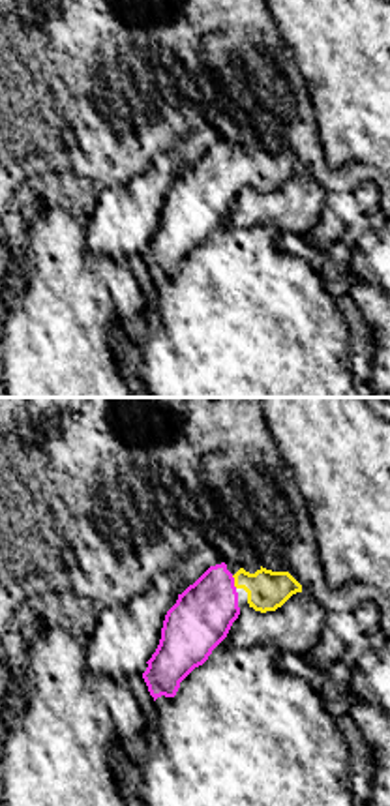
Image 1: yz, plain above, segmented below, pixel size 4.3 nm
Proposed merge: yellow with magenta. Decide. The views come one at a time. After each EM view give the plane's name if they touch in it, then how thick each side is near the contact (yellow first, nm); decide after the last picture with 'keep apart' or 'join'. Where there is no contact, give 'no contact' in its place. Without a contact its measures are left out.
yz | 170/260 nm

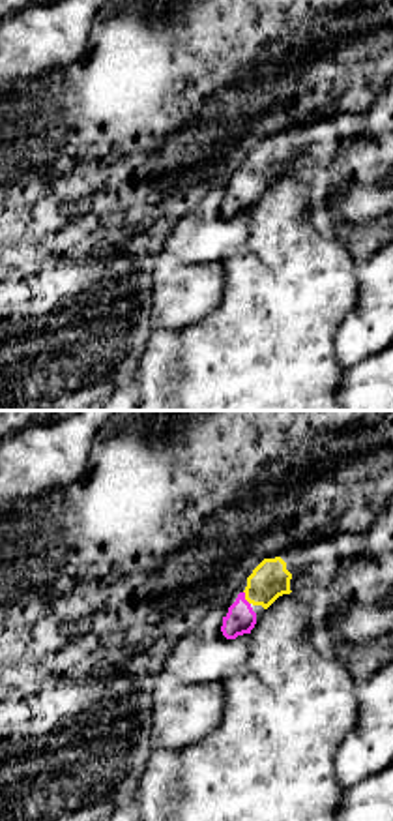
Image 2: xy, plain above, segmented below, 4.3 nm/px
xy | 160/130 nm

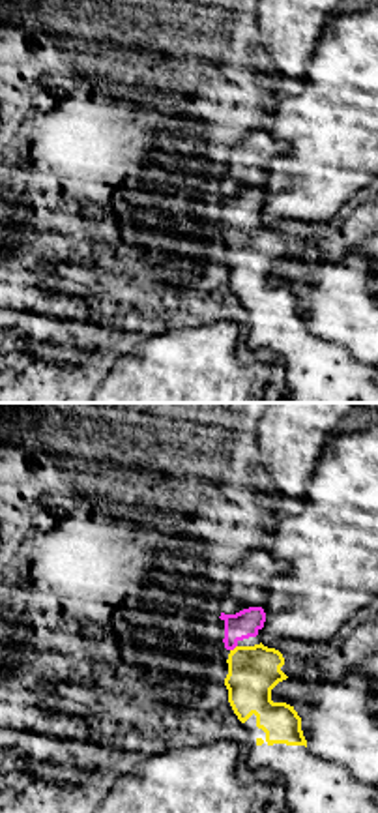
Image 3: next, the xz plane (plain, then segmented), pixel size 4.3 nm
xz | 220/120 nm

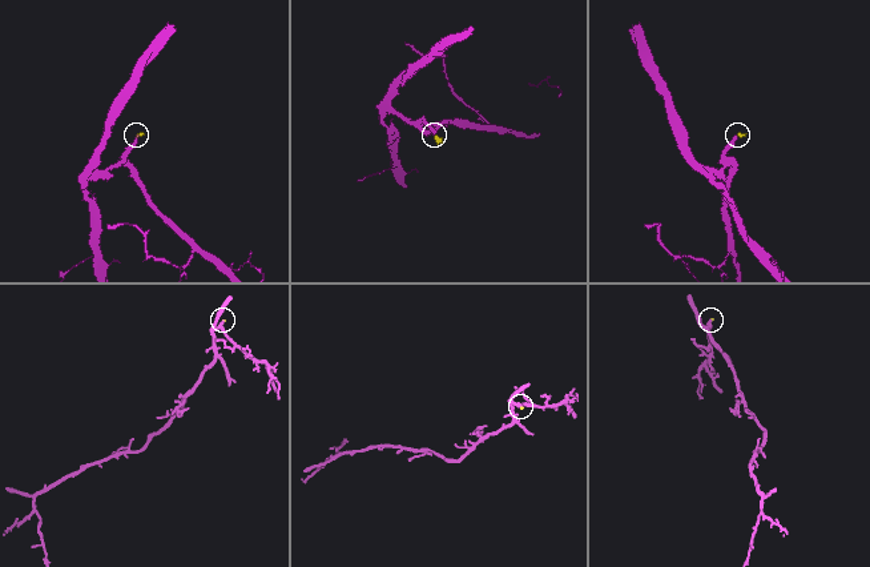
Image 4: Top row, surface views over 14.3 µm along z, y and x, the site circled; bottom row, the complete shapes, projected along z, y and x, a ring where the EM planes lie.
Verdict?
join

